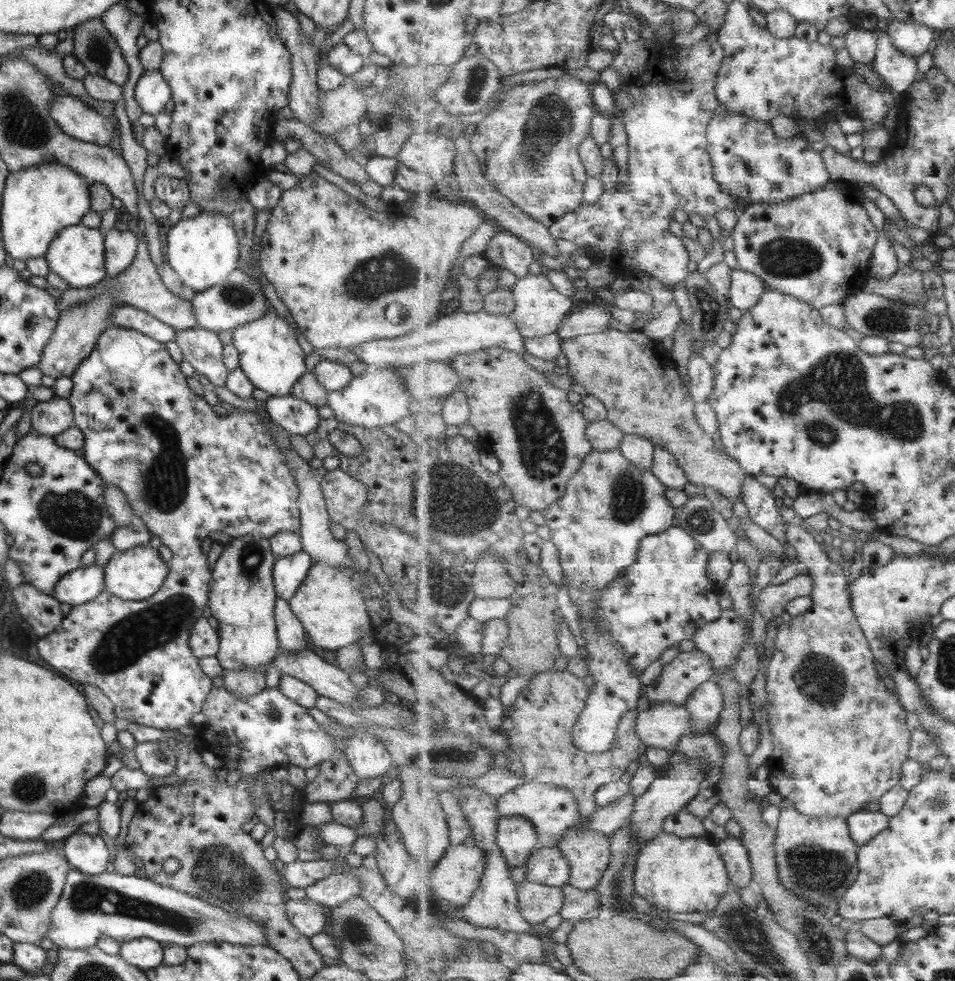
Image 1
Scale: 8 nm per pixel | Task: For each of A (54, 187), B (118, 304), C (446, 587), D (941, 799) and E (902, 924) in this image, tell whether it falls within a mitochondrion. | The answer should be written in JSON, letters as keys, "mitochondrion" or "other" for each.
{"A":"other","B":"other","C":"mitochondrion","D":"mitochondrion","E":"other"}

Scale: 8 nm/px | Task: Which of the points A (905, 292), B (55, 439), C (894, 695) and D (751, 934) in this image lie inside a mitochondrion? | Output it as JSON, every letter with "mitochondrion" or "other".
{"A":"mitochondrion","B":"other","C":"other","D":"mitochondrion"}

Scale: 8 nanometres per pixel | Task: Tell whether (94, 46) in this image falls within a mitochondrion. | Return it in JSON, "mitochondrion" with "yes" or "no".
{"mitochondrion":"yes"}

